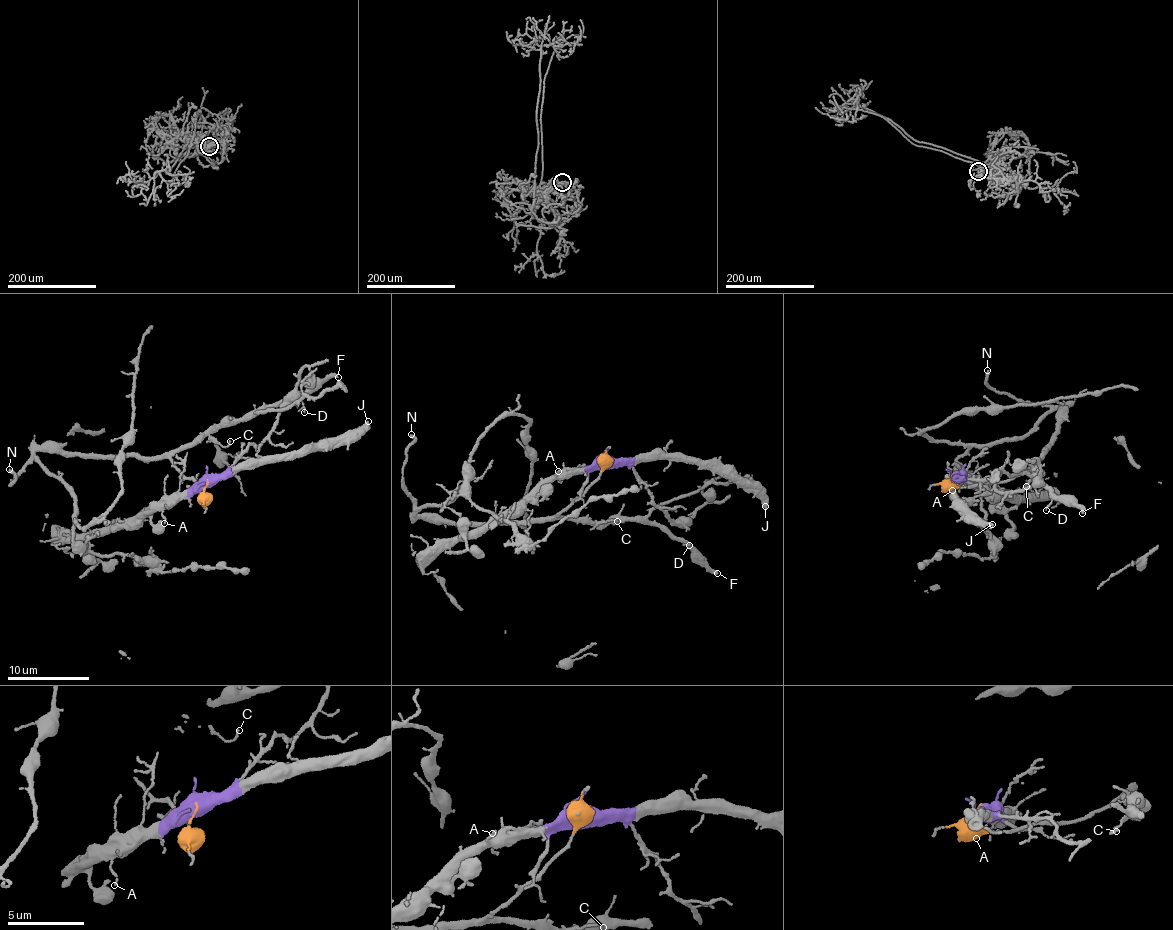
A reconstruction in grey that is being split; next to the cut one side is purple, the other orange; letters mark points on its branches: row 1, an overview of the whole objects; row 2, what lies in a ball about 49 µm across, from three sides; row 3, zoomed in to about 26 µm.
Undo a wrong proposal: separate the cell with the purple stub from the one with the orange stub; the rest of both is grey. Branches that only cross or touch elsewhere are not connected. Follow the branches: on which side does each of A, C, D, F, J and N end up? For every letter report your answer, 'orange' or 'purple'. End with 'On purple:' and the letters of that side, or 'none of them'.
A: purple
C: orange
D: orange
F: orange
J: purple
N: orange
On purple: A, J

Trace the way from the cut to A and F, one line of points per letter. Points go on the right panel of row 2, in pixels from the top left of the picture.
A: (954, 475), (964, 482), (952, 490)
F: (954, 473), (948, 480), (967, 487), (1014, 479), (1026, 469), (1039, 473), (1033, 477), (1082, 514)

